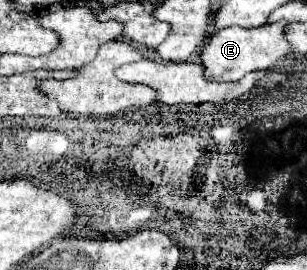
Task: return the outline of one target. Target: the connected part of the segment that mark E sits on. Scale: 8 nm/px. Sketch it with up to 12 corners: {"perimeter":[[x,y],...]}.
{"perimeter":[[284,23],[210,33],[204,77],[238,81],[290,53]]}

